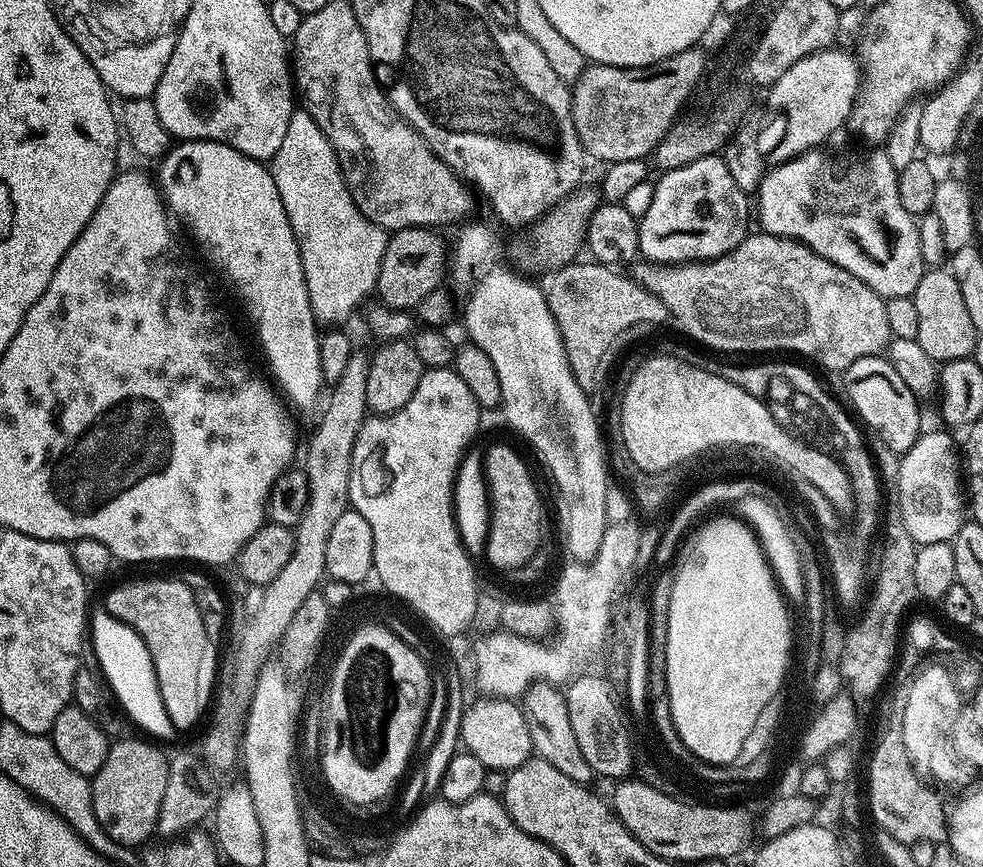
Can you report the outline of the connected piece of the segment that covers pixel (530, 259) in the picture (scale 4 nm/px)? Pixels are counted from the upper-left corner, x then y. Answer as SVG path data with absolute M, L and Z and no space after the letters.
M581 186L575 188L561 204L556 204L551 211L537 220L529 231L529 234L531 233L530 238L517 246L514 256L519 269L530 274L536 274L532 272L544 272L543 274L546 274L573 263L579 257L576 255L579 254L580 248L582 252L590 218L601 203L599 187L587 188L587 186Z

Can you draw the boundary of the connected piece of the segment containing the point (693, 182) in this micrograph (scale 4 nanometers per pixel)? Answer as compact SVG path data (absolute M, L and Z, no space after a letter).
M723 155L707 156L706 158L698 158L698 162L686 162L686 166L678 166L678 170L670 170L661 175L661 180L655 181L656 189L654 190L654 202L650 206L650 210L646 210L646 214L639 217L636 229L638 230L638 242L640 243L640 256L649 264L690 264L698 260L716 260L720 256L725 256L730 250L734 250L744 237L749 235L748 216L750 220L750 196L744 192L738 182L734 182L730 170L726 170L726 162Z

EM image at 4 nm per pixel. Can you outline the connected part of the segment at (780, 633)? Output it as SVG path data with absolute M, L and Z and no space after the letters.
M739 518L733 520L712 520L696 537L692 540L692 545L688 548L688 553L684 556L684 561L680 564L680 569L674 572L676 581L672 587L670 594L670 610L668 611L668 641L666 642L666 682L668 683L668 697L670 698L670 710L674 718L674 726L678 730L678 734L682 738L684 745L690 749L698 758L702 758L711 764L721 764L724 760L729 760L732 764L732 756L736 756L736 748L740 748L740 740L744 740L744 732L748 732L748 728L752 728L752 720L756 720L756 712L760 712L760 708L764 708L764 700L768 700L768 696L772 696L772 692L776 692L776 684L780 684L780 668L784 668L784 651L792 647L794 638L792 638L792 628L788 625L789 605L786 603L779 584L776 583L776 577L772 575L772 569L768 567L768 559L764 557L764 549L760 546L760 541L756 539L756 533Z

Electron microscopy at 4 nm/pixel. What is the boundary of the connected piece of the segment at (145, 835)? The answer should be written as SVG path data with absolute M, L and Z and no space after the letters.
M148 738L120 740L111 745L106 762L91 777L94 814L114 842L135 849L156 832L158 814L162 810L162 794L166 794L169 757L159 743Z

